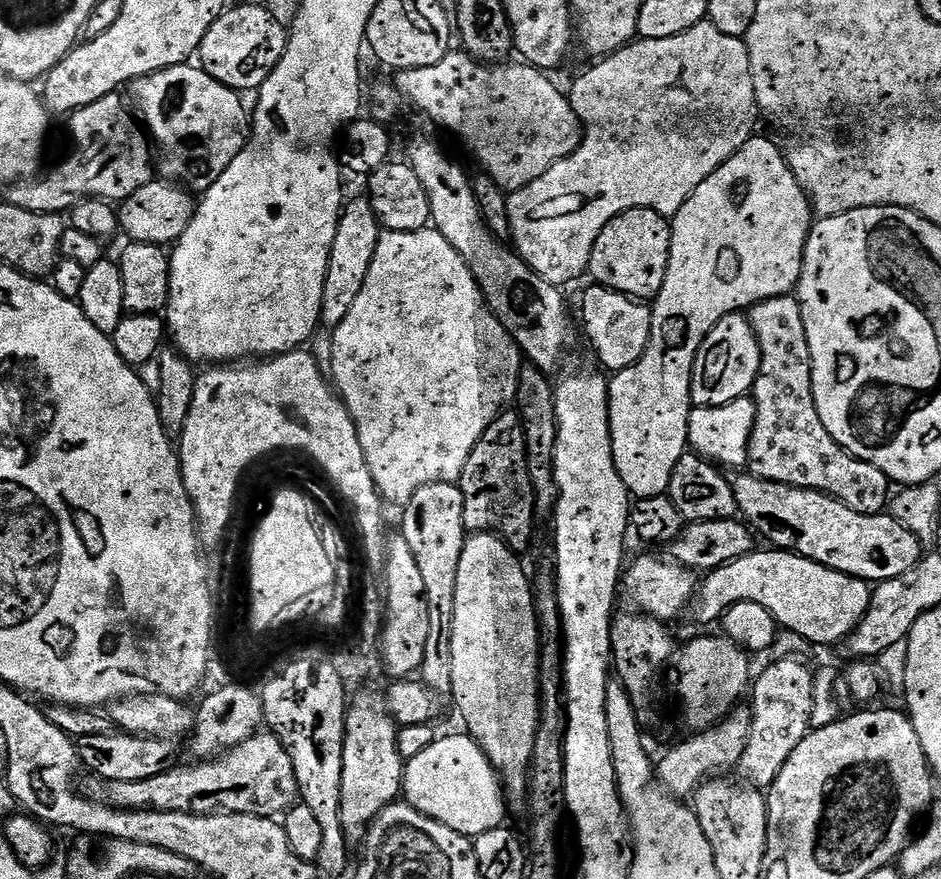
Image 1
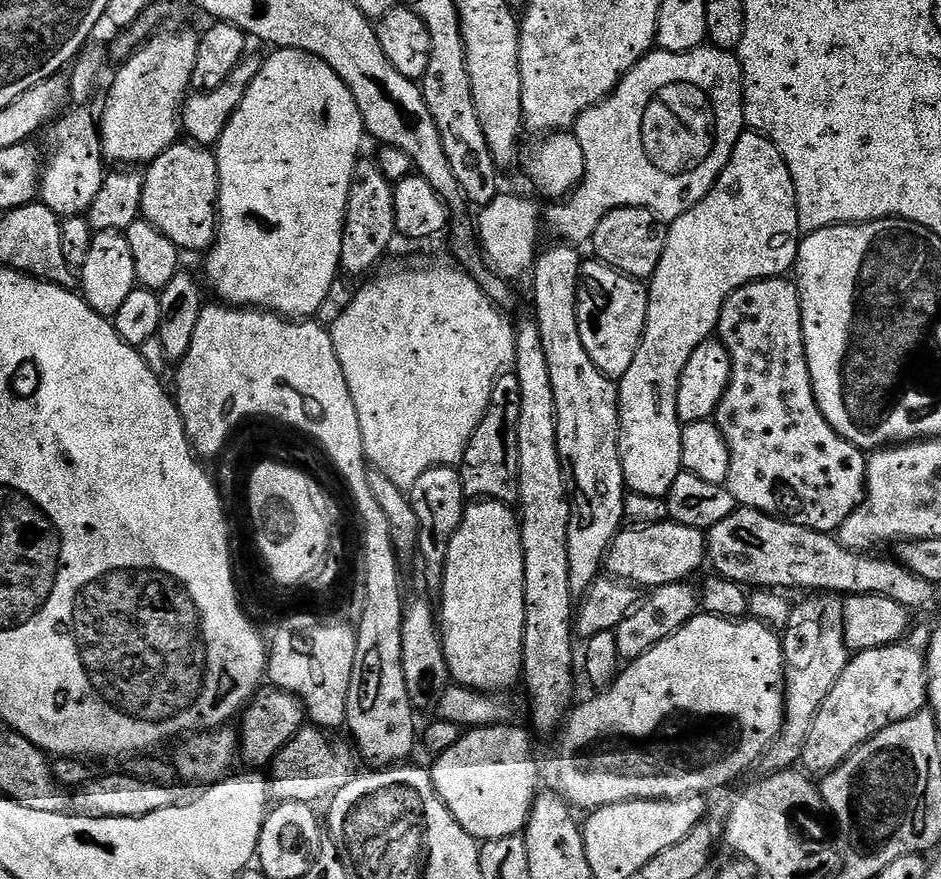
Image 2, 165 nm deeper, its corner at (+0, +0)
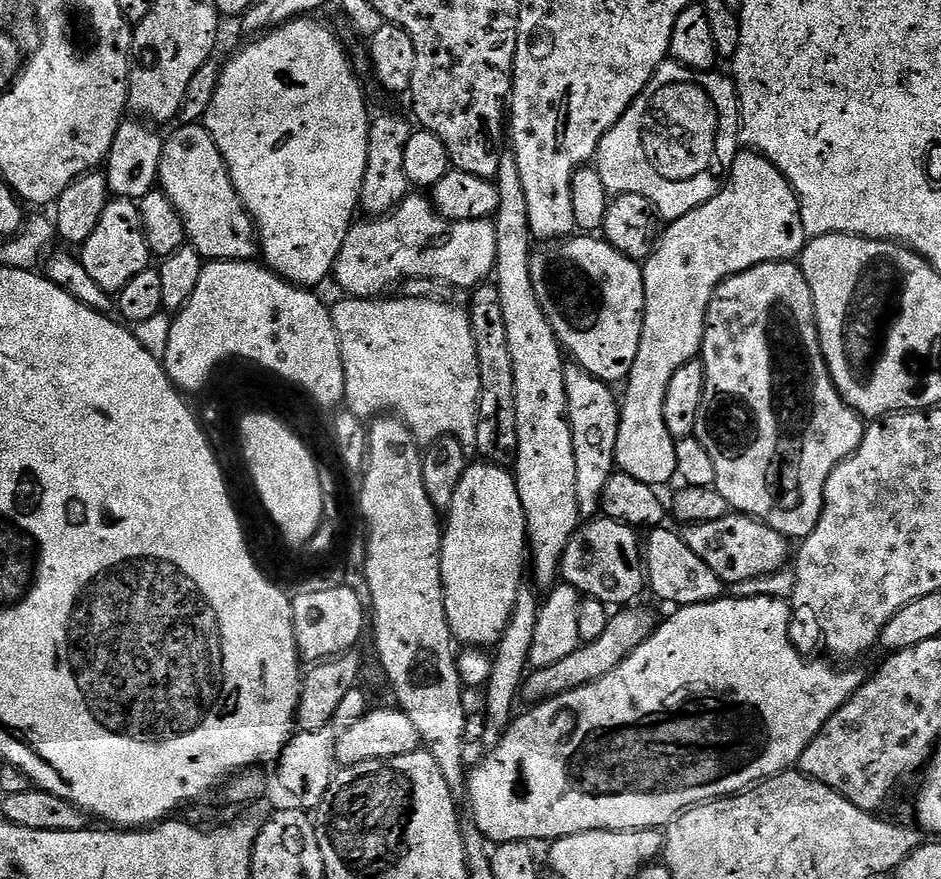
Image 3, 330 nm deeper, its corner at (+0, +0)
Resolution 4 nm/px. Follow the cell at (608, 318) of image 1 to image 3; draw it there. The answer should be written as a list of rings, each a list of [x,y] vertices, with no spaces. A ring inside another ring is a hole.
[[[576,234],[559,242],[545,243],[533,251],[530,282],[534,282],[534,294],[538,294],[538,302],[565,353],[600,380],[627,381],[642,342],[646,306],[643,267],[637,261],[626,258],[626,254],[614,250],[614,246],[610,246],[603,238],[592,234]]]

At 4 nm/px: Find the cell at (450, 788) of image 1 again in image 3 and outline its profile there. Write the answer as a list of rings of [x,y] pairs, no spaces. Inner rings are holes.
[[[755,596],[733,600],[721,598],[709,604],[695,604],[685,608],[677,607],[668,621],[661,623],[652,636],[642,646],[638,646],[606,678],[570,690],[543,704],[529,707],[515,717],[506,730],[502,742],[487,753],[488,757],[469,771],[466,776],[466,801],[472,807],[471,823],[483,834],[485,840],[499,846],[510,842],[551,842],[578,834],[586,830],[646,830],[663,829],[672,823],[680,813],[709,800],[719,800],[721,796],[734,796],[745,791],[762,780],[768,780],[779,772],[787,772],[799,765],[802,754],[810,742],[826,726],[826,722],[845,704],[864,684],[865,673],[855,672],[852,666],[844,666],[840,673],[832,672],[828,664],[815,664],[812,660],[803,660],[798,649],[788,637],[789,601],[771,600]]]

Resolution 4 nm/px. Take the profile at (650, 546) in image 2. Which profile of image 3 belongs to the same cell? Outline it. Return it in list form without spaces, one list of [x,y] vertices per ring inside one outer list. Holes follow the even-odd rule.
[[[607,518],[581,523],[562,554],[560,574],[563,583],[574,586],[581,597],[600,600],[609,606],[628,606],[639,601],[636,599],[640,591],[646,588],[641,533]]]

